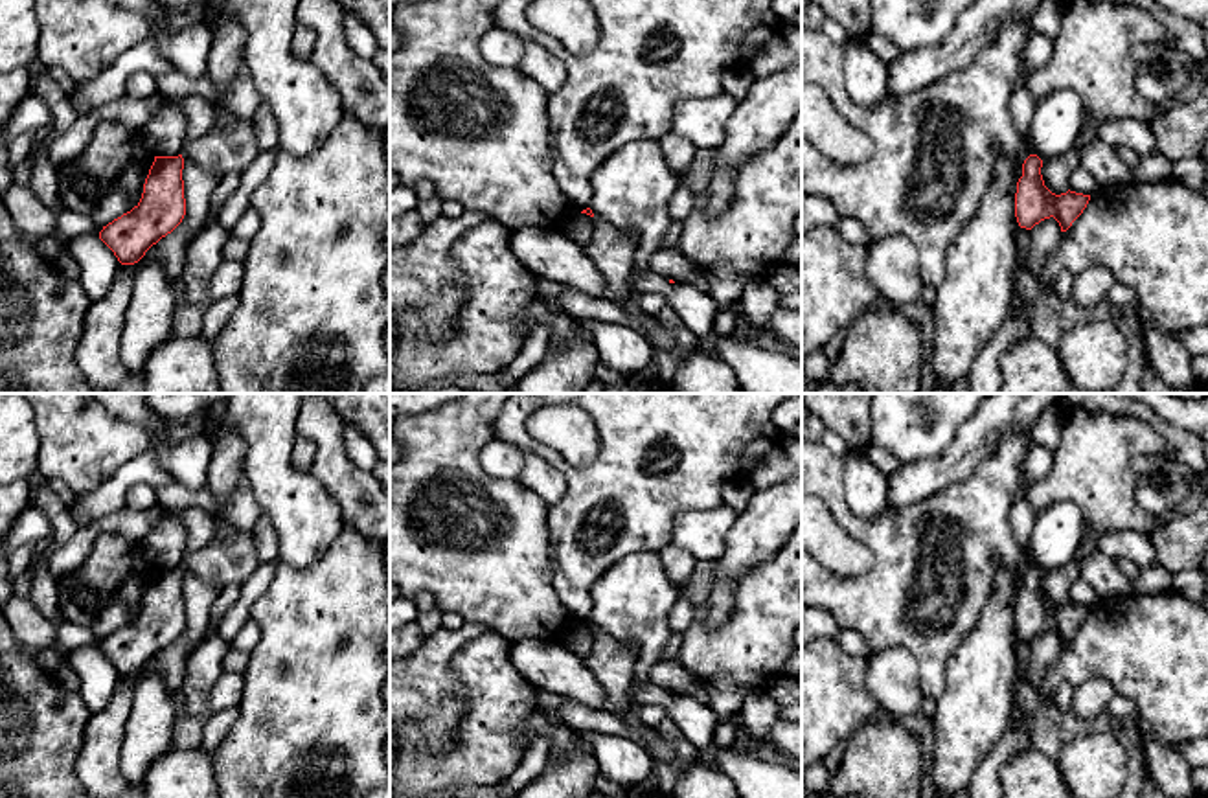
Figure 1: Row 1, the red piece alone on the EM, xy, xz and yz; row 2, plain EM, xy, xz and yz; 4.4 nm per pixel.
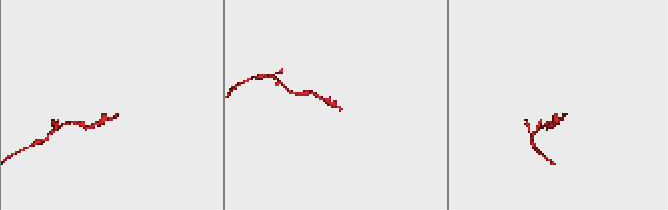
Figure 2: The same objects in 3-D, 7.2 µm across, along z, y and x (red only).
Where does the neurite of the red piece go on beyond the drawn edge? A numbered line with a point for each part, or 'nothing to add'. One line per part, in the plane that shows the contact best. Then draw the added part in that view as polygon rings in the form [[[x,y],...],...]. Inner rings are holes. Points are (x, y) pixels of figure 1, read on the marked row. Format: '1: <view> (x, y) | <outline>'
nothing to add

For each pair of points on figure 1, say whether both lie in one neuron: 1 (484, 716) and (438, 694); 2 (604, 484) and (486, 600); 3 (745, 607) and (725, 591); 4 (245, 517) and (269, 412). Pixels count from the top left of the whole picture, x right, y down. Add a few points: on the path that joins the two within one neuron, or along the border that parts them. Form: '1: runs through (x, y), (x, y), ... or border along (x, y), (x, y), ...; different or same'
1: border along (453, 666), (466, 694), (466, 710), (445, 745); different
2: border along (548, 508), (554, 580); different
3: border along (760, 563), (736, 580), (730, 615), (710, 629); different
4: border along (245, 477), (262, 512); different

